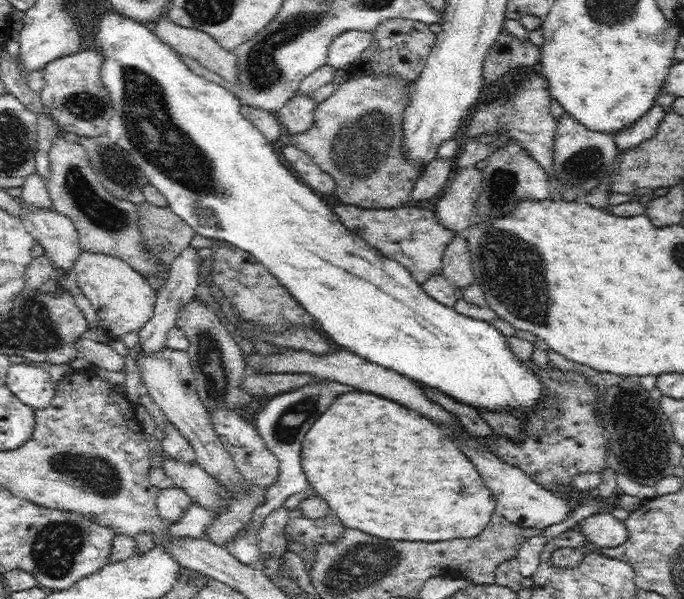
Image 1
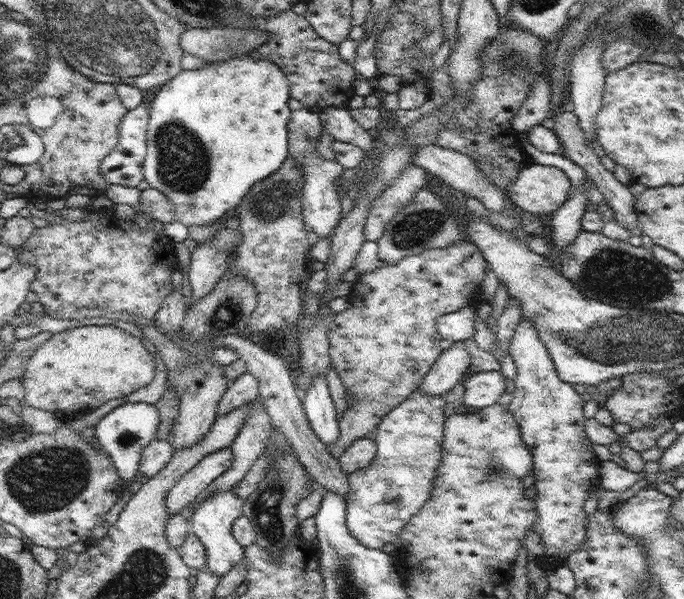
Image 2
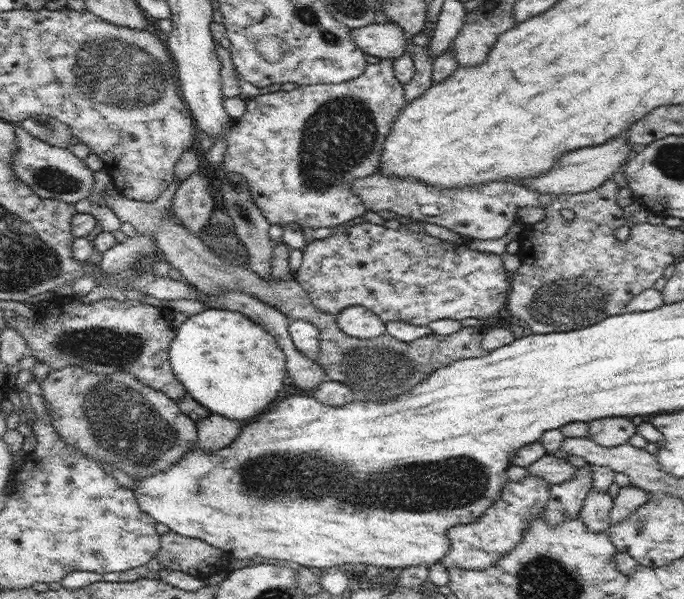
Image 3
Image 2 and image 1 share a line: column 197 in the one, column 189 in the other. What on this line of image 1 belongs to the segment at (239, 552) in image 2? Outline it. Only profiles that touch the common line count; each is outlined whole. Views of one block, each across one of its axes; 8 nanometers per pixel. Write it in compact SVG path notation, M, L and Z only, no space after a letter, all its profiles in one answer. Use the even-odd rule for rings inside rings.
M193 504L185 512L183 518L177 522L170 523L169 532L173 538L198 538L206 539L206 528L216 520L220 515L202 508L198 504Z

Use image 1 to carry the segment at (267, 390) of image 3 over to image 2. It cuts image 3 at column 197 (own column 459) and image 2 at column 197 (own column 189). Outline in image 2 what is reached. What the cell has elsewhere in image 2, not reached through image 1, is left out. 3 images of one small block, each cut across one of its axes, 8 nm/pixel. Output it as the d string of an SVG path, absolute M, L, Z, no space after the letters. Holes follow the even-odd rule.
M250 52L241 56L232 56L221 62L213 62L209 66L198 67L198 69L184 69L160 87L158 94L149 104L150 120L148 121L147 132L147 156L143 165L143 175L150 187L160 190L172 200L176 221L187 227L190 227L190 225L206 225L220 219L220 217L224 217L224 215L233 213L235 208L240 205L242 197L248 193L248 189L254 183L265 179L280 169L289 154L288 120L290 120L291 111L288 107L288 101L290 98L289 81L284 73L280 71L280 67L264 58L255 60Z

